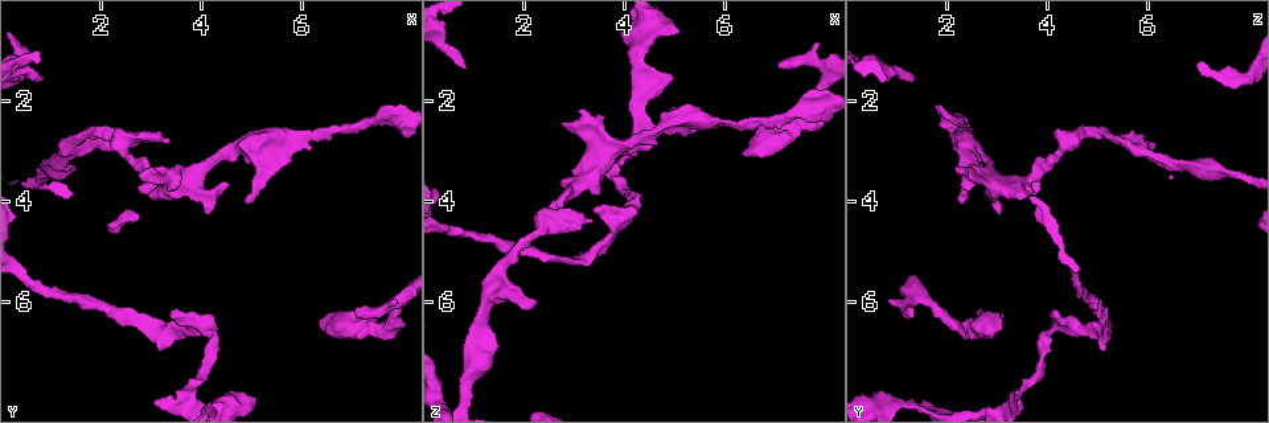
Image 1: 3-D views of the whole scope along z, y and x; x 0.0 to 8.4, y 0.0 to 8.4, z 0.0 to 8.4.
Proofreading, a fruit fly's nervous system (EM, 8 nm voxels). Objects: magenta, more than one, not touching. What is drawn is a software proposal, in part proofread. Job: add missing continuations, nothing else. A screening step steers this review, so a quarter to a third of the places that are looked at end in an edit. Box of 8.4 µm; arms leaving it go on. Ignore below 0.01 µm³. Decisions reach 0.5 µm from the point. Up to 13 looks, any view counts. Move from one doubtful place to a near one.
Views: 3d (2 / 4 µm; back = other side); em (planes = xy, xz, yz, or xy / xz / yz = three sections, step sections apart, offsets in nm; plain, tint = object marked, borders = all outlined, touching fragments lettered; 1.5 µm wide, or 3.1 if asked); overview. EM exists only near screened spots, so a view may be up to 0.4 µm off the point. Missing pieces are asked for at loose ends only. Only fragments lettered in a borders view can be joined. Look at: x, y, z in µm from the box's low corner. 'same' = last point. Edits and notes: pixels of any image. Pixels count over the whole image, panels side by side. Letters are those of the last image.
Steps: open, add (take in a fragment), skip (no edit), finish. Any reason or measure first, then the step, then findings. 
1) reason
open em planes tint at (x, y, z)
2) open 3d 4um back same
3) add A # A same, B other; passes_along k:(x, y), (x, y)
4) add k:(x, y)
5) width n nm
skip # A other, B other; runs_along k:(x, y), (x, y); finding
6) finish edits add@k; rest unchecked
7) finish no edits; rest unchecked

branch stops here
open 3d 2um at (4.85, 4.05, 2.35)

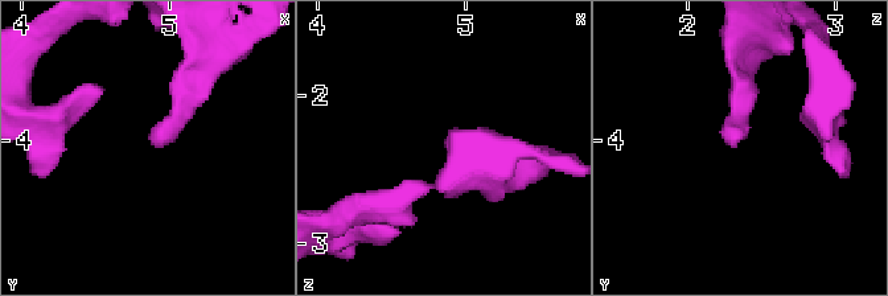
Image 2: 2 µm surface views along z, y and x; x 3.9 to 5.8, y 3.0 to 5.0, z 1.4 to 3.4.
need the tissue
open em planes plain at (4.92, 4.06, 2.32)

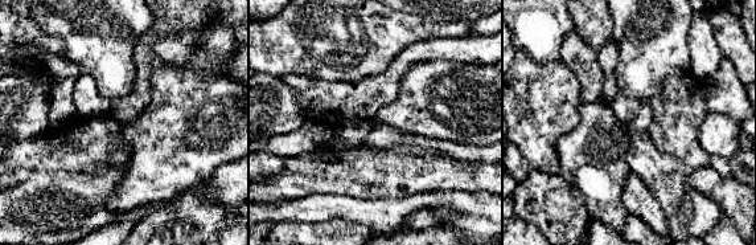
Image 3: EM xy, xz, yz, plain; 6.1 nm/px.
open em planes borders same

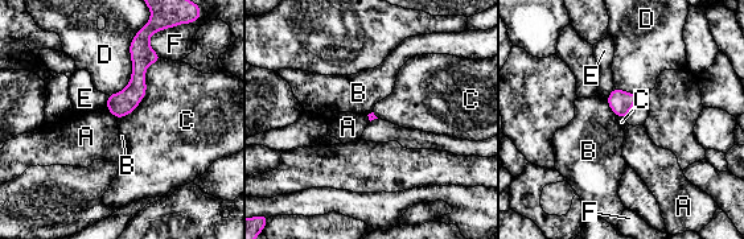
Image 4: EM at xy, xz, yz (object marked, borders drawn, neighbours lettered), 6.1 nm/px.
longest_contact C 460 nm
skip # A other, B other, C other, D other, E other, F other; runs_along 4:(138, 42), (138, 86), (118, 114); no lettered fragment goes on from it

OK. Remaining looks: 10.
open 3d 2um at (2.80, 3.45, 2.50)

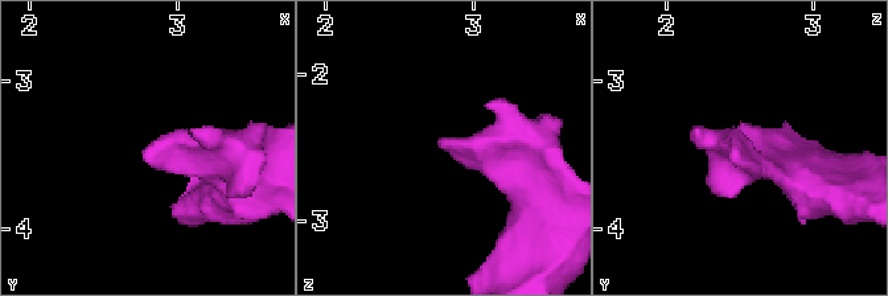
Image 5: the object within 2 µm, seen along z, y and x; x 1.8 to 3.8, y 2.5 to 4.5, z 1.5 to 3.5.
open em planes borders at (2.80, 3.44, 2.46)

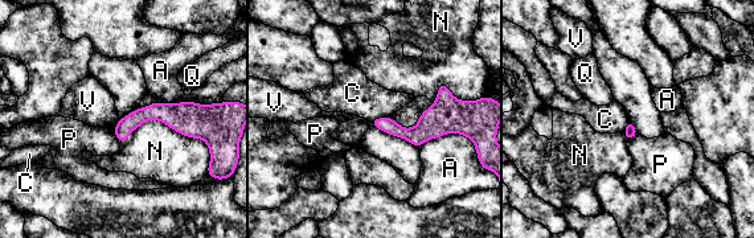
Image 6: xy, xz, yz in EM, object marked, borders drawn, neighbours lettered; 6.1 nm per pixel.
skip # A other, C other, N other, P other, Q other, V other; border 6:(156, 101), (135, 110); no lettered fragment goes on from it

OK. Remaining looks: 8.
open em yz step 4 borders at (0.85, 1.60, 1.40)

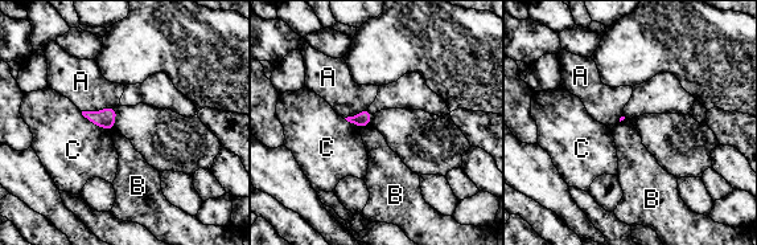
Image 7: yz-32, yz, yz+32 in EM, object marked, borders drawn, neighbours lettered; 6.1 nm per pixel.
cut it another way
open em planes borders same

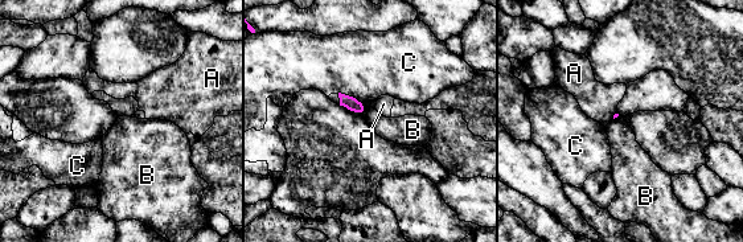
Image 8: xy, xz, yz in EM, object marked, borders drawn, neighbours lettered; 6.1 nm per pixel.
longest_contact C 200 nm
skip # A other, B other, C other; border 8:(368, 107), (362, 114); none of them fits

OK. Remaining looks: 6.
open 3d 4um at (5.00, 7.90, 0.70)

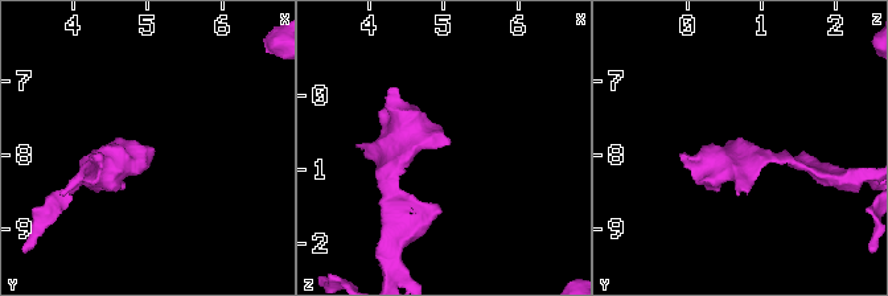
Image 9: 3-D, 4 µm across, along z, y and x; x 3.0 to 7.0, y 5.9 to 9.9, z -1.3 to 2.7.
need the tissue
open em xy step 4 borders at (5.05, 7.85, 0.60)

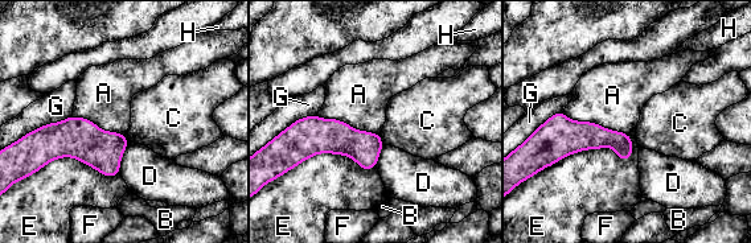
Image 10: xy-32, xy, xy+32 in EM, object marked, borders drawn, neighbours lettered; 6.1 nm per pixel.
skip # A other, B other, C other, D other, E other, F other, G other, H other; border 10:(563, 112), (627, 134); no lettered fragment goes on from it

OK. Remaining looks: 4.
free end
open em xy step 8 tint at (7.10, 6.30, 1.35)

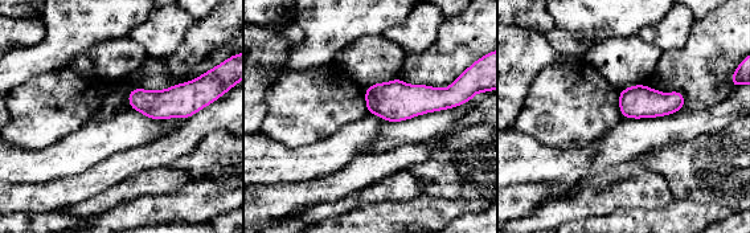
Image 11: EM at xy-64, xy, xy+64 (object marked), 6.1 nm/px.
open em planes borders same

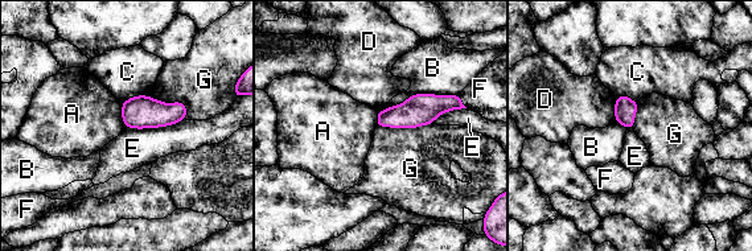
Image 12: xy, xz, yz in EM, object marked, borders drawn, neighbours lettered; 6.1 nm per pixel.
skip # A other, B other, C other, D other, E other, F other, G other; border 12:(144, 94), (183, 102), (187, 119); no lettered fragment goes on from it

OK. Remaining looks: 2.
finish no edits; rest unchecked

